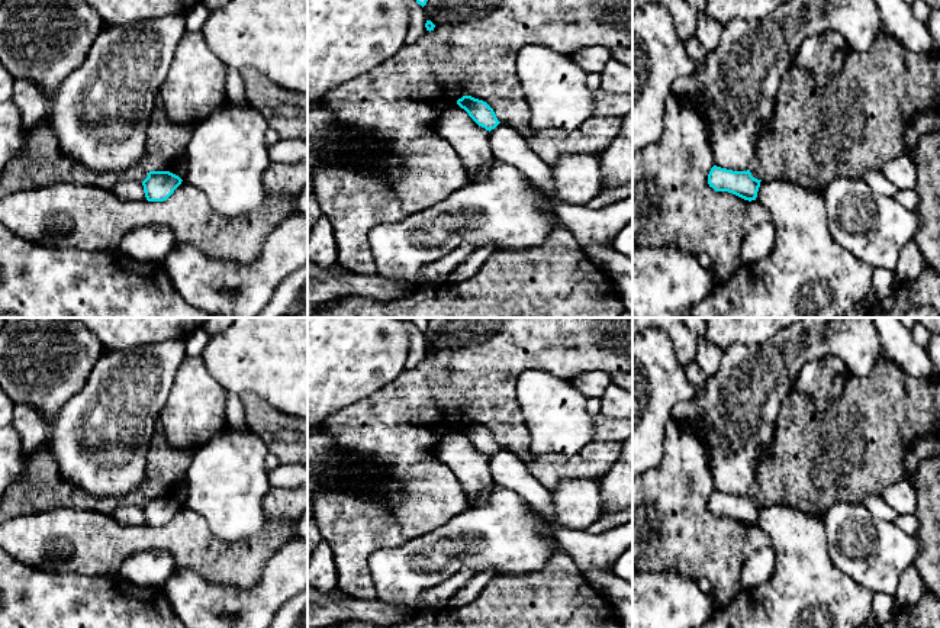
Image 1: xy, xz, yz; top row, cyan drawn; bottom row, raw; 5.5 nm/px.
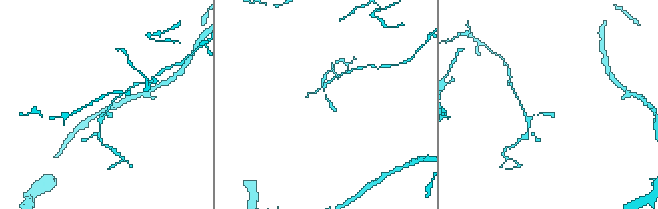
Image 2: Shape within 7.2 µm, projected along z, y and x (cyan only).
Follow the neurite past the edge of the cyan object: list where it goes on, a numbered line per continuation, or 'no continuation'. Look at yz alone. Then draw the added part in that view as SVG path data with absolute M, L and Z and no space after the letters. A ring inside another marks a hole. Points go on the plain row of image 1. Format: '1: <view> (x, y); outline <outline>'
no continuation

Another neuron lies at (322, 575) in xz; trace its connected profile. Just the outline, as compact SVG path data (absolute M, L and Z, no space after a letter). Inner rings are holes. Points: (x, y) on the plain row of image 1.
M322 541L308 558L308 584L329 593L337 590L338 573L334 553L328 542Z

